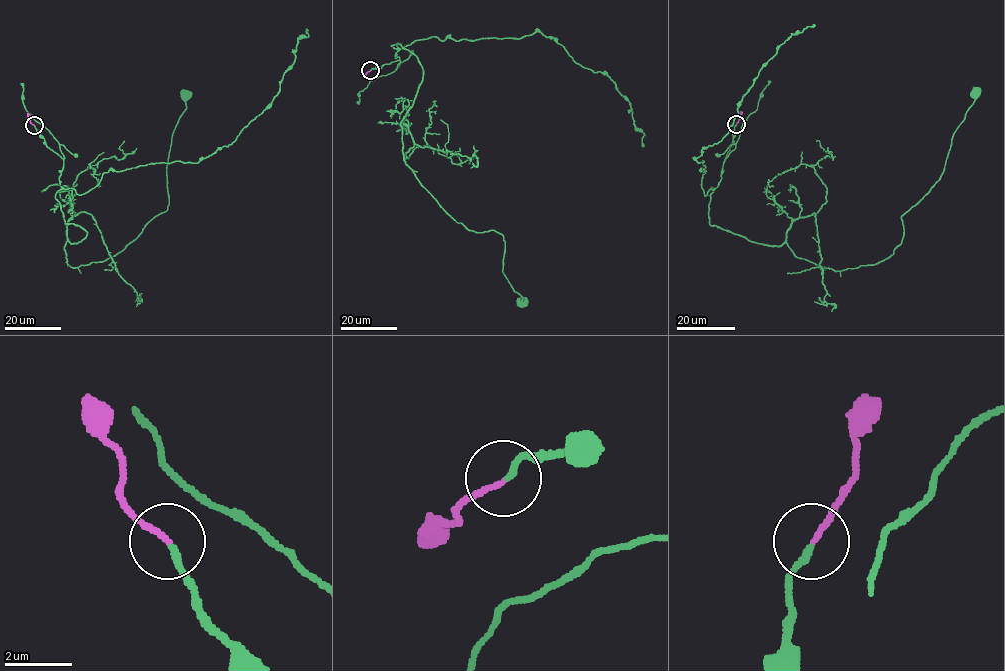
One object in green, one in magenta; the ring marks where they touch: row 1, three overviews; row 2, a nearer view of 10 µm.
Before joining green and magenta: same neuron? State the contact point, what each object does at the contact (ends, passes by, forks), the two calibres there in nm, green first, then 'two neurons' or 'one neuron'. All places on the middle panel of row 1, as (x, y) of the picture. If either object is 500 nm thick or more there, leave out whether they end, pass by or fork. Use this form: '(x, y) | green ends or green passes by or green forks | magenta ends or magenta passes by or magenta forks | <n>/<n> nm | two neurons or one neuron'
(370, 70) | green ends | magenta ends | 190/160 nm | one neuron

